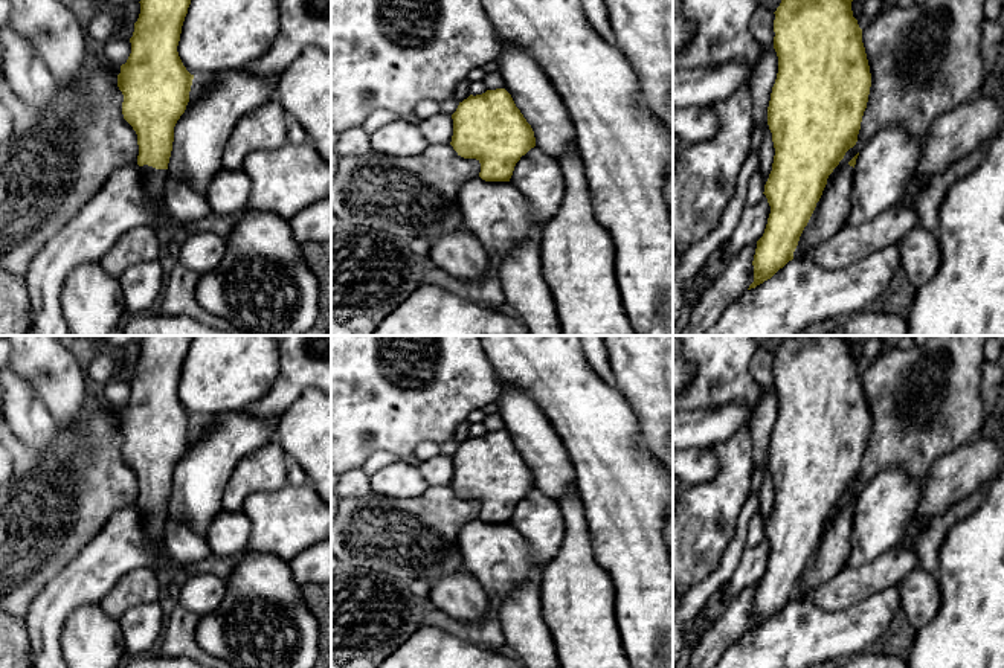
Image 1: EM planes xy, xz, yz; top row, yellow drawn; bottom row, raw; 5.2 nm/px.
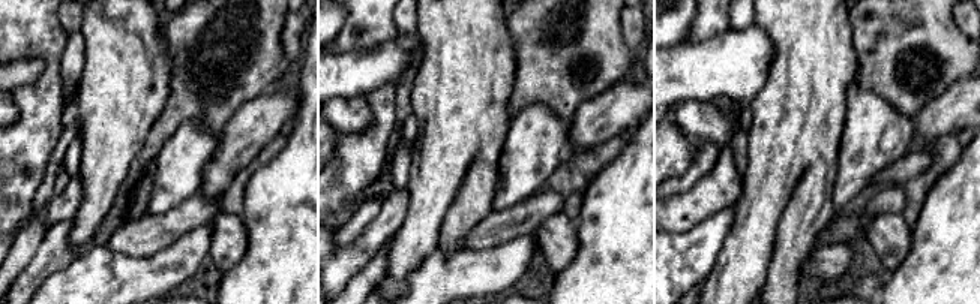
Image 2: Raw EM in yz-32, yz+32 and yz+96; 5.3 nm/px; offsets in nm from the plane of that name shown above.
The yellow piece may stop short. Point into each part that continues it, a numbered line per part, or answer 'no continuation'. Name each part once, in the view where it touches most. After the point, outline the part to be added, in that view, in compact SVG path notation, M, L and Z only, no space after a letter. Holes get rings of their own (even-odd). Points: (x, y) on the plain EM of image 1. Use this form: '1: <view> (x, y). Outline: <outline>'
1: yz (830, 555). Outline: M845 506L841 512L832 517L800 578L796 599L806 602L806 598L815 589L825 584L847 567L851 528L853 508Z

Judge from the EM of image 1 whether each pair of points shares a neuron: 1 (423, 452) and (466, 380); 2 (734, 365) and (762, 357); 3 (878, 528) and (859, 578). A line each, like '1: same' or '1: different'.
1: different
2: different
3: different

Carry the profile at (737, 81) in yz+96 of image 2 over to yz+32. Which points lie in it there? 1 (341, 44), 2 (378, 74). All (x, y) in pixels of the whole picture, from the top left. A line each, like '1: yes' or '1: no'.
1: no
2: yes

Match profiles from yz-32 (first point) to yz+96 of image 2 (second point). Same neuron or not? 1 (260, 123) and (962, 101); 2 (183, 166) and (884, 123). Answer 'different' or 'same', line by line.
1: same
2: same

